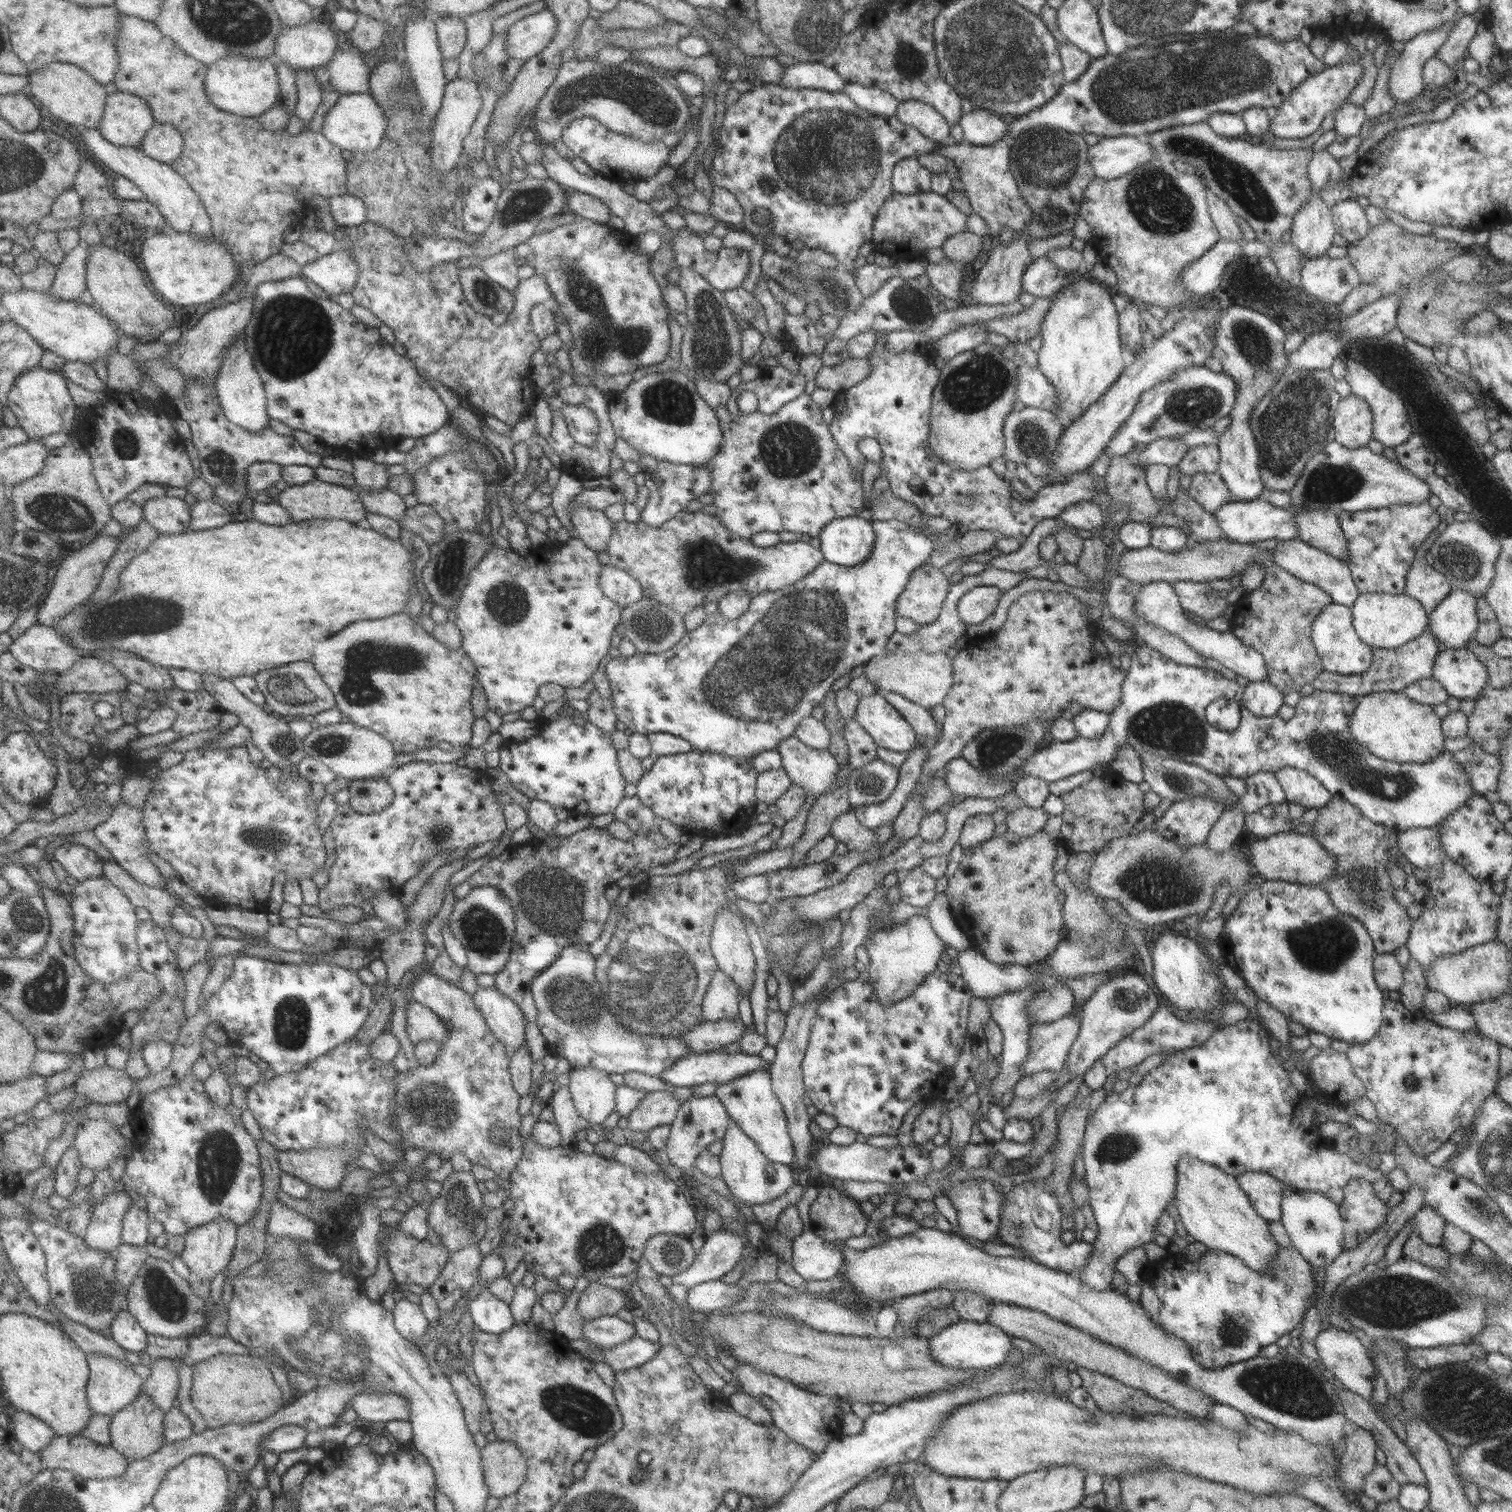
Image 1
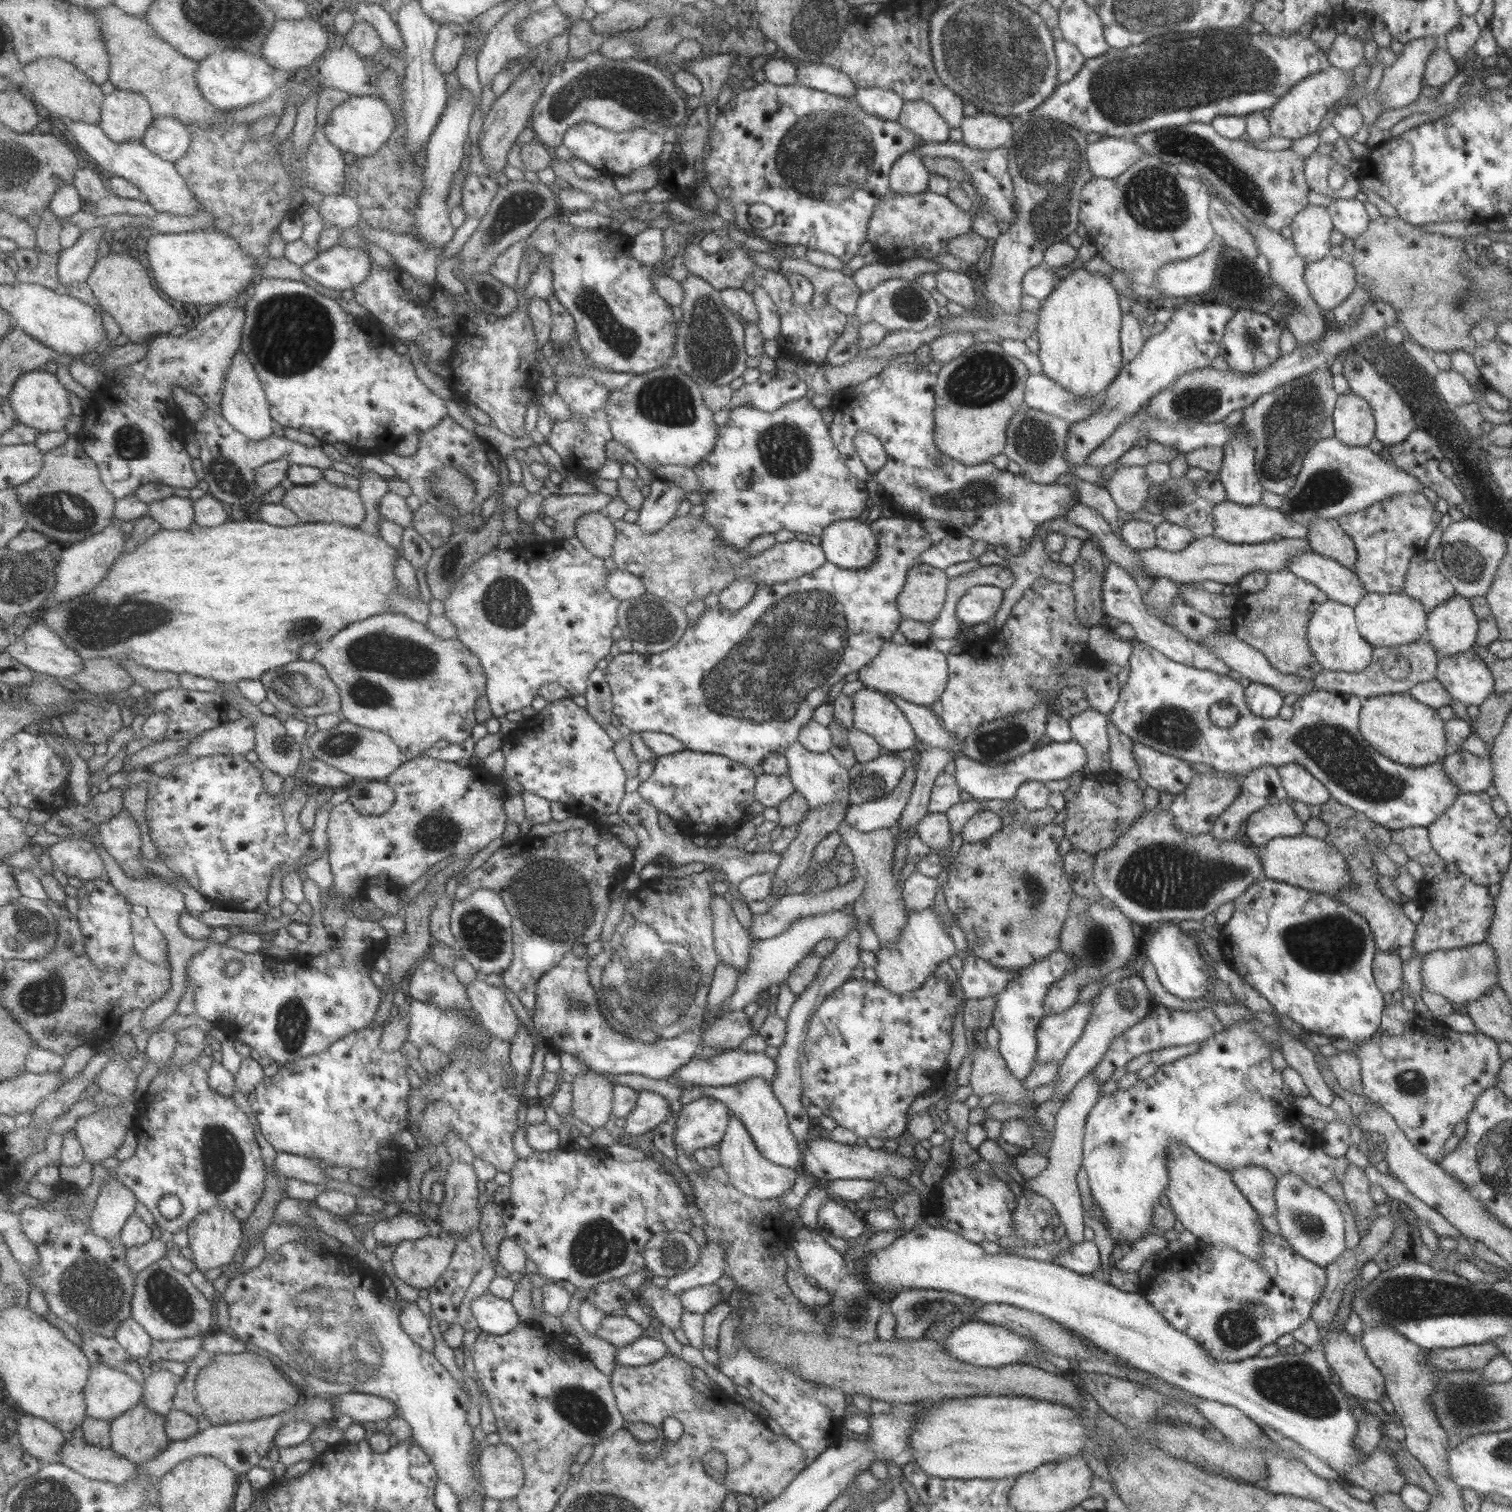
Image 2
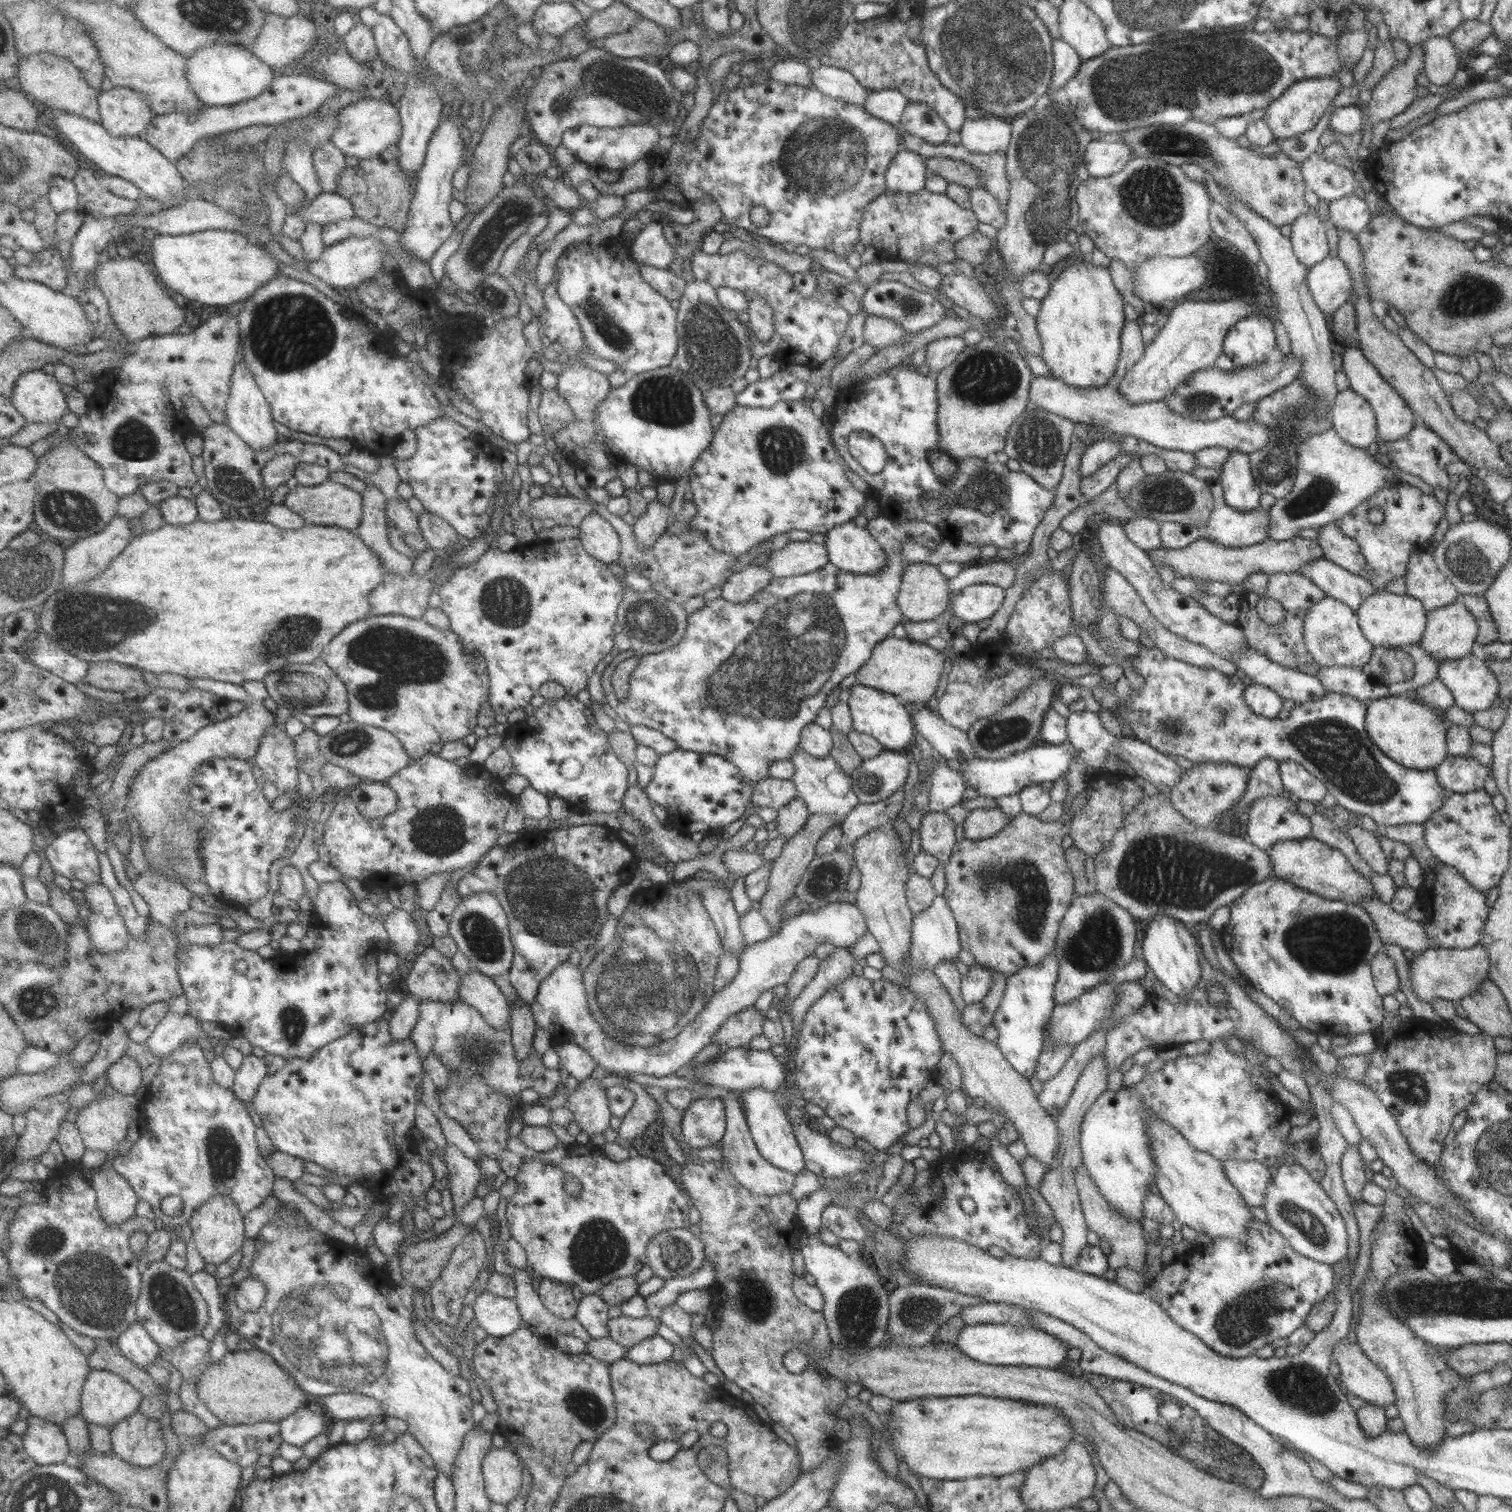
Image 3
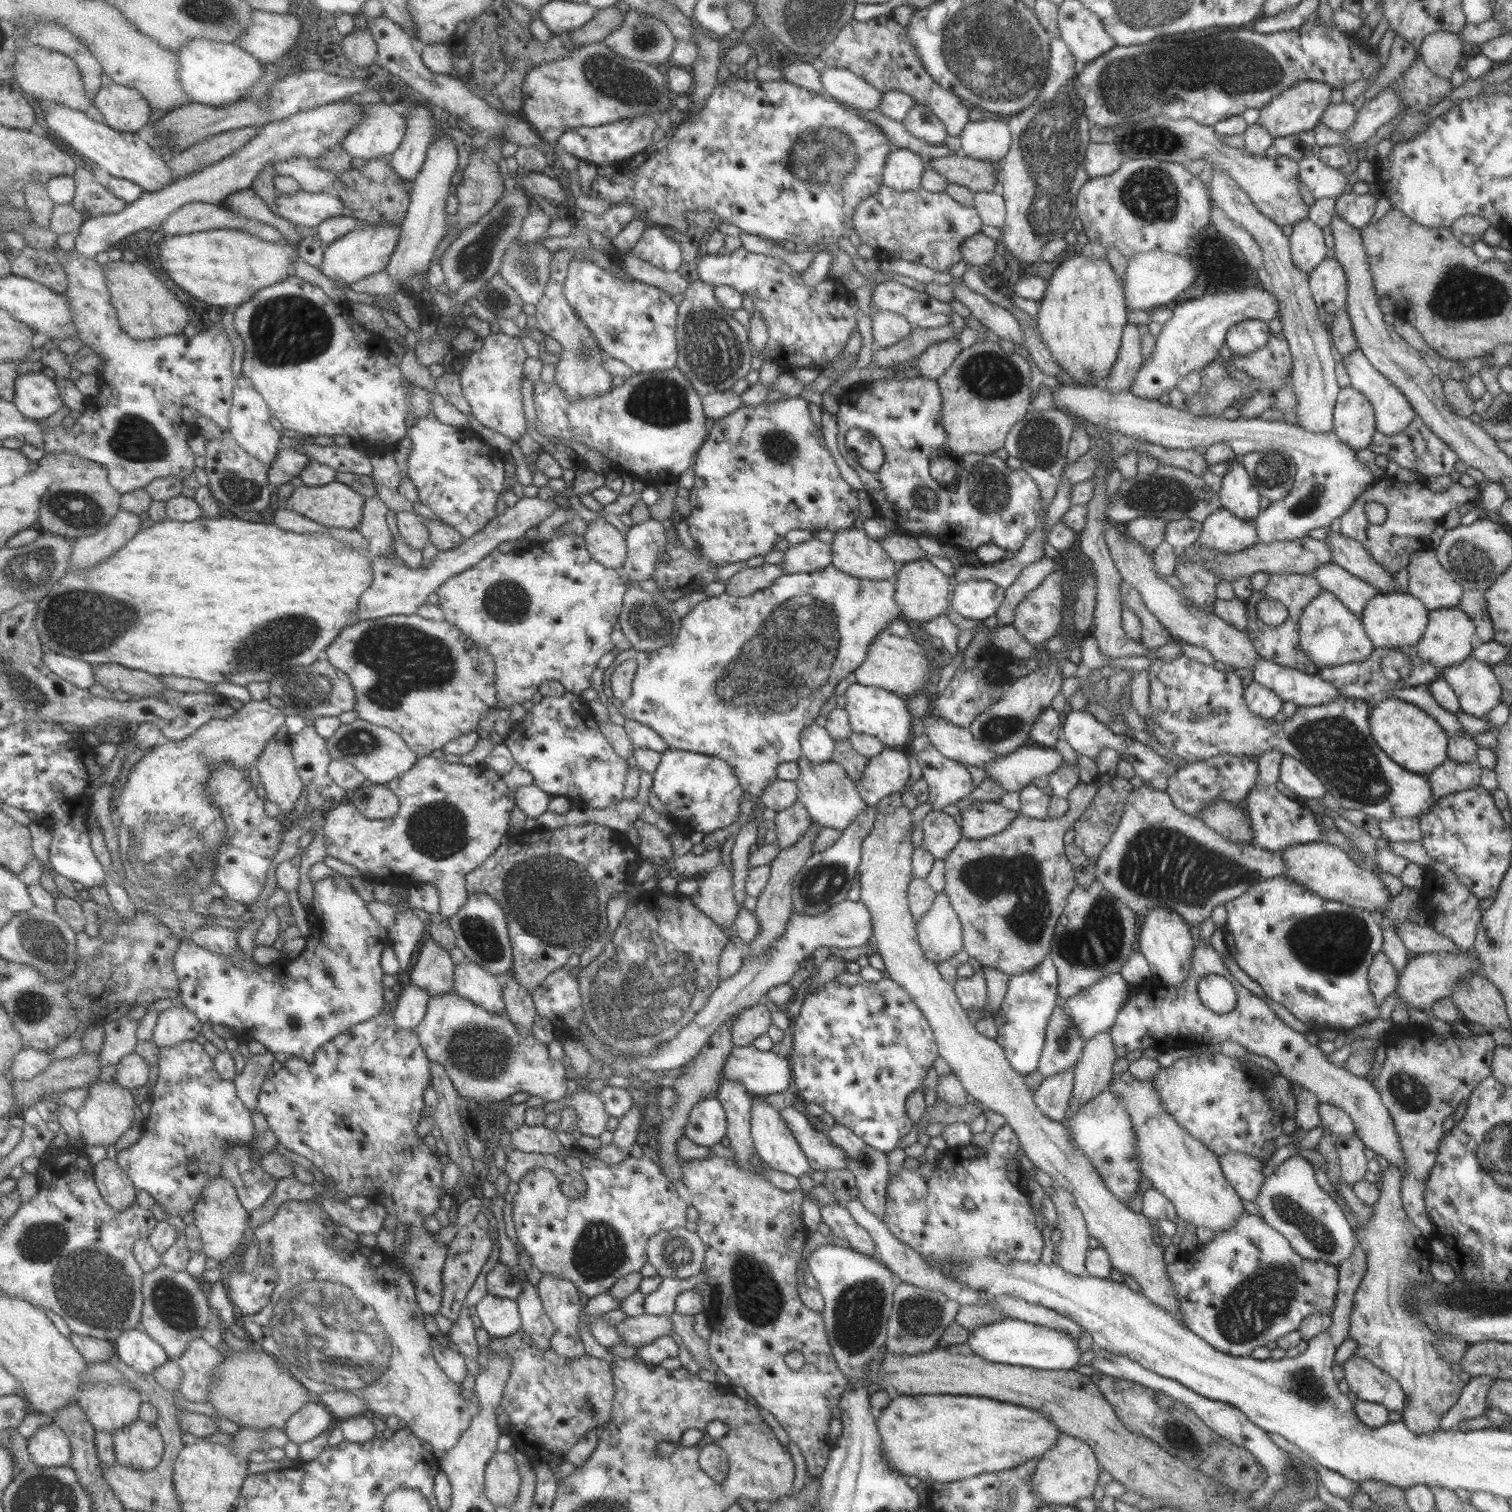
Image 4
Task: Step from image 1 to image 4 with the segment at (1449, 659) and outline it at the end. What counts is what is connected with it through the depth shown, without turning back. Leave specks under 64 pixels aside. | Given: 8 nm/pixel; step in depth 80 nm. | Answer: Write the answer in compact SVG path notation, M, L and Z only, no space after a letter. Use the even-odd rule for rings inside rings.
M1467 657L1463 662L1447 666L1439 676L1453 689L1458 698L1459 708L1465 713L1483 716L1501 702L1501 689L1490 665Z

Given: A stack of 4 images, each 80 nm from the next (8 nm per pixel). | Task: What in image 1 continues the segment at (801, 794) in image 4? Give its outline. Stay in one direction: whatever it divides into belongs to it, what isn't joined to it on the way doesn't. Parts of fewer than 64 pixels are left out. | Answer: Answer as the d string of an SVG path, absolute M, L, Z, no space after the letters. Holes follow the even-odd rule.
M789 735L775 749L781 755L781 769L791 783L805 790L806 796L815 800L835 786L839 764L826 748L805 746L795 735Z

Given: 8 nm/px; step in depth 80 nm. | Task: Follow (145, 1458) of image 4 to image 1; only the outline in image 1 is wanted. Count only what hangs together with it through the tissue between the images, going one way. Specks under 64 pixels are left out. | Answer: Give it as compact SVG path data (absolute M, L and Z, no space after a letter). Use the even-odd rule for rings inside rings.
M143 1391L135 1402L128 1404L112 1417L113 1446L121 1451L129 1460L137 1460L155 1454L166 1444L165 1420L166 1412Z

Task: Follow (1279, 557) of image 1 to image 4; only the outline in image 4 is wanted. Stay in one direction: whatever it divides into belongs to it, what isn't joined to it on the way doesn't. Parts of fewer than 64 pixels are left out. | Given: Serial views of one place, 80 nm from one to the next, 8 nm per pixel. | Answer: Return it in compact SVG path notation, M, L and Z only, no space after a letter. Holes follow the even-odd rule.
M1321 564L1313 572L1313 578L1319 583L1321 590L1330 592L1359 618L1365 603L1380 590L1371 586L1359 577L1349 574L1335 564Z

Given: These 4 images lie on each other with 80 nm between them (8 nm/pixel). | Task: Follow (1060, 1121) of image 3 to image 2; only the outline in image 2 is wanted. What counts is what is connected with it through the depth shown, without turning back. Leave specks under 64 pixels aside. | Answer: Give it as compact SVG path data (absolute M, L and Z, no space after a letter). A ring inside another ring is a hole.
M1092 1070L1088 1072L1068 1092L1066 1099L1057 1111L1054 1120L1054 1133L1046 1152L1047 1166L1036 1177L1025 1180L1024 1186L1030 1191L1044 1196L1058 1214L1060 1223L1065 1228L1065 1237L1069 1239L1069 1248L1073 1244L1083 1242L1083 1209L1076 1185L1076 1172L1082 1166L1082 1142L1084 1137L1084 1124L1088 1112L1097 1102L1097 1092L1101 1086L1092 1077Z

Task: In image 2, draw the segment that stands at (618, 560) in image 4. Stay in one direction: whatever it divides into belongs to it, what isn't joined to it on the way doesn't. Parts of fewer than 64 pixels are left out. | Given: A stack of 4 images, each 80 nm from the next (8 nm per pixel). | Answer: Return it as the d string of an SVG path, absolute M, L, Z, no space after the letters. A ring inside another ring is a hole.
M589 511L577 517L574 535L597 558L611 558L615 529L610 518L600 511Z

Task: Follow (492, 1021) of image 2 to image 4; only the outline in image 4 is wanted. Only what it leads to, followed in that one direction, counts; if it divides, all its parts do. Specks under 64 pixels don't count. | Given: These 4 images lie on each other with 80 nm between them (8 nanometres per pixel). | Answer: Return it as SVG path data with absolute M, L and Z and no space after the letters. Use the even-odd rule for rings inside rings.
M465 958L456 965L454 992L491 1011L492 1014L501 1014L505 1012L504 998L502 988L494 976L495 974L489 974L483 966Z

